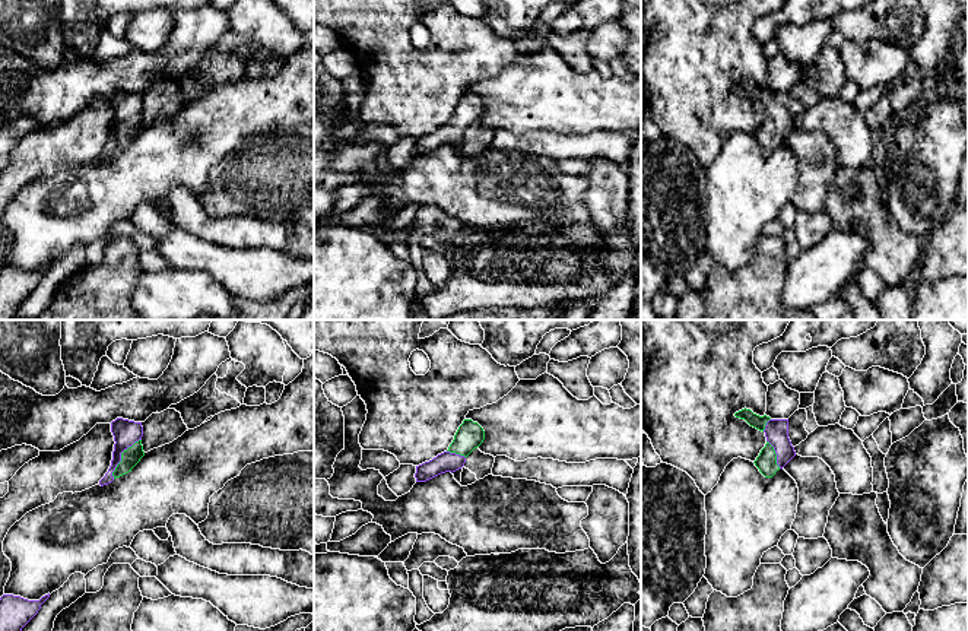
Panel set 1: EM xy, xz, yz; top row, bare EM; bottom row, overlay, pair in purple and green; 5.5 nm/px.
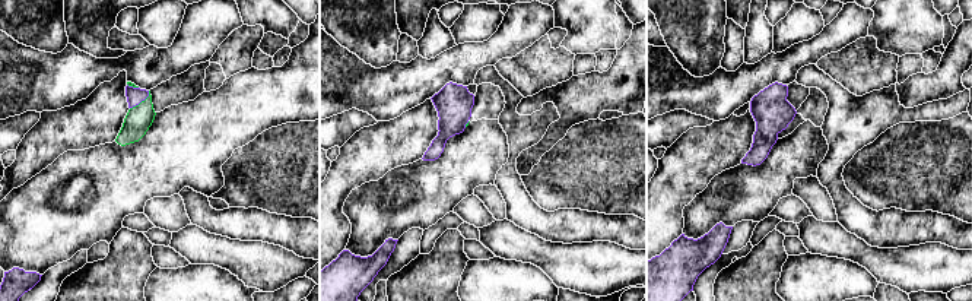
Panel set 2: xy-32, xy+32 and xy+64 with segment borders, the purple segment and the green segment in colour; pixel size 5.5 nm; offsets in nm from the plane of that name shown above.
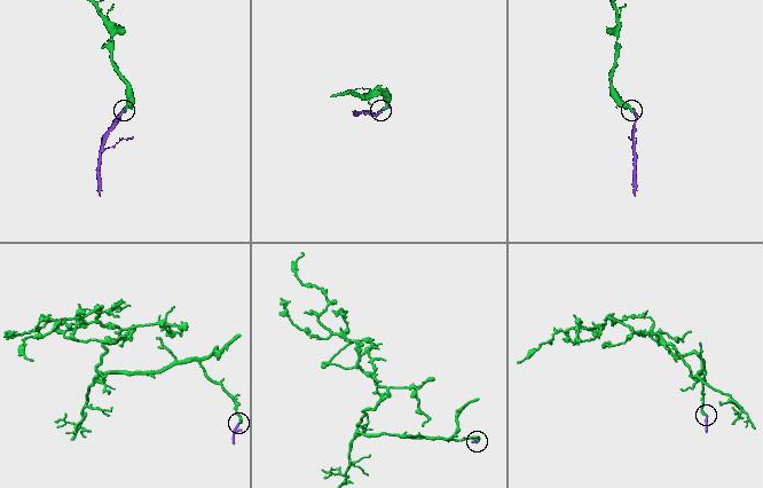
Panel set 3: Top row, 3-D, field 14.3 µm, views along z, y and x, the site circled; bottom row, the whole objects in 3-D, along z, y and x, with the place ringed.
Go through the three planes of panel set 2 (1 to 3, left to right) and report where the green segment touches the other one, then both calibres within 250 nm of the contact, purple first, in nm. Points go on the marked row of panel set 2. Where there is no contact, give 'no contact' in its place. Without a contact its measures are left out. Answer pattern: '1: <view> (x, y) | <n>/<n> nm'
1: xy-32 (140, 101) | 100/150 nm
2: xy+32 (466, 123) | 200/20 nm
3: no contact

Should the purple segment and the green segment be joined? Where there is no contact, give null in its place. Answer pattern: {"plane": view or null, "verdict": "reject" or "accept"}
{"plane": "xy", "verdict": "accept"}

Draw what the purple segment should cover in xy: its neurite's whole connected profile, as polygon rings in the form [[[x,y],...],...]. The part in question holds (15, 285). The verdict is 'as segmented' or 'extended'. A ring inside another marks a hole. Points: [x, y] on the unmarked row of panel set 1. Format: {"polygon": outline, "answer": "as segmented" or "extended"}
{"polygon": [[[50,266],[39,273],[3,267],[0,270],[0,320],[15,320],[22,301],[38,286]]], "answer": "as segmented"}

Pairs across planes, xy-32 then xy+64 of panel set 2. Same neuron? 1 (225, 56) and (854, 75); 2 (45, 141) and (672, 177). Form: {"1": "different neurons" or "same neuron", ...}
{"1": "same neuron", "2": "same neuron"}

